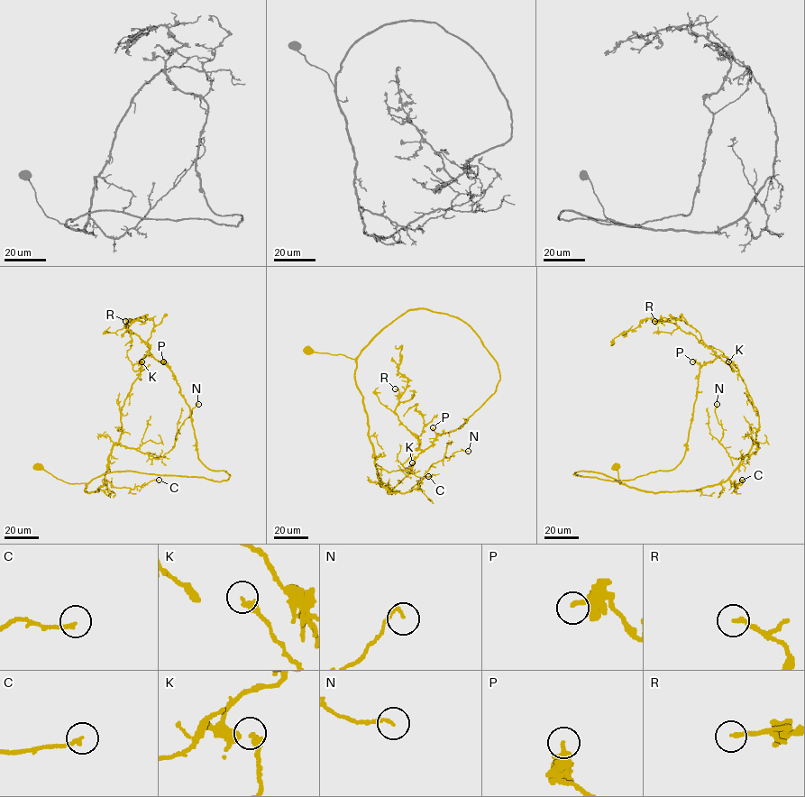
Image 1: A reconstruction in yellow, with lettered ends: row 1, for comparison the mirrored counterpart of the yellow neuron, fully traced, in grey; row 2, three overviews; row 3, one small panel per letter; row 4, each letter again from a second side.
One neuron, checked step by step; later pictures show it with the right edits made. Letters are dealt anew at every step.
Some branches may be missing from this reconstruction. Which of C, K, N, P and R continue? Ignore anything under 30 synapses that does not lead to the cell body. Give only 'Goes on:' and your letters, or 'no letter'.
Goes on: no letter

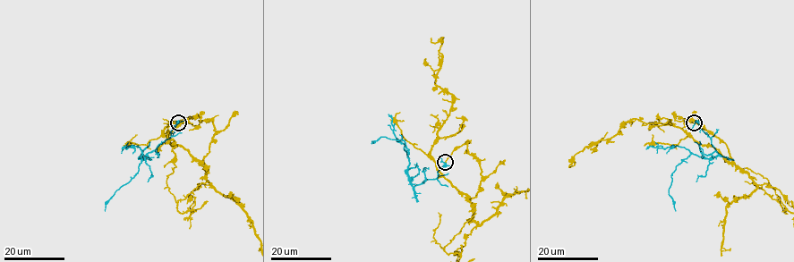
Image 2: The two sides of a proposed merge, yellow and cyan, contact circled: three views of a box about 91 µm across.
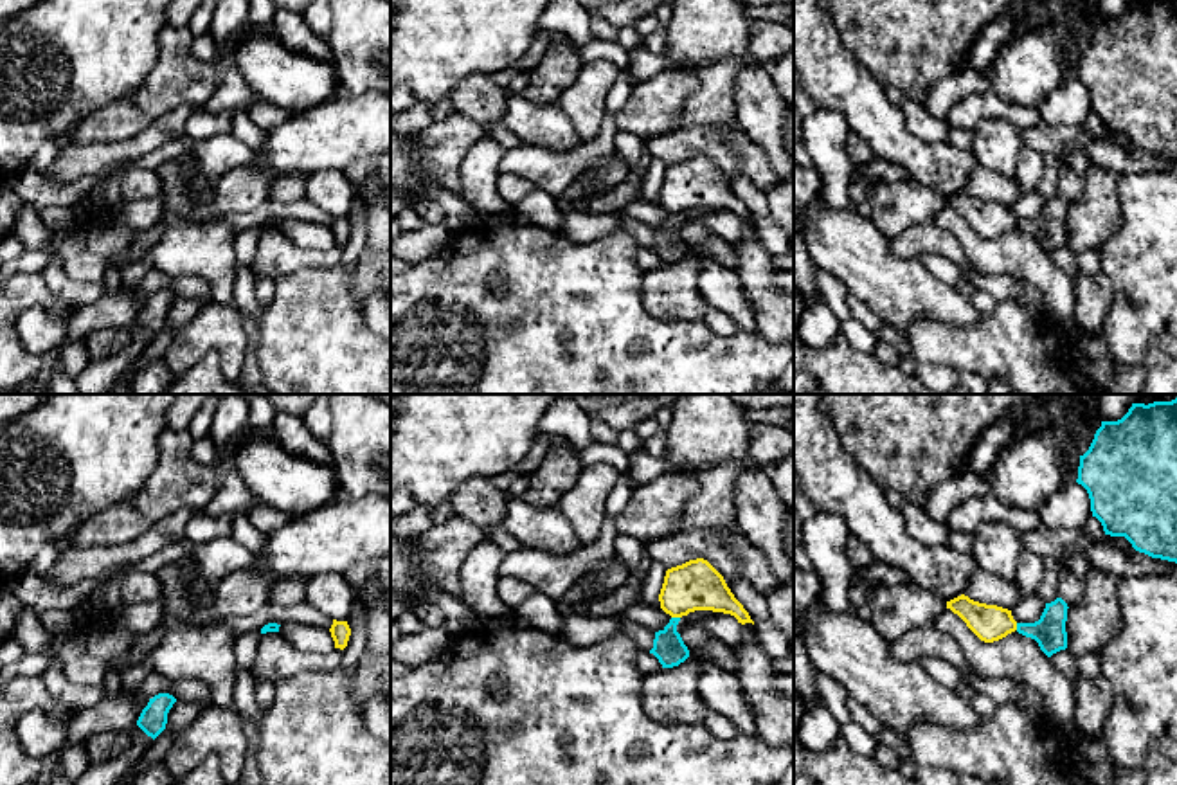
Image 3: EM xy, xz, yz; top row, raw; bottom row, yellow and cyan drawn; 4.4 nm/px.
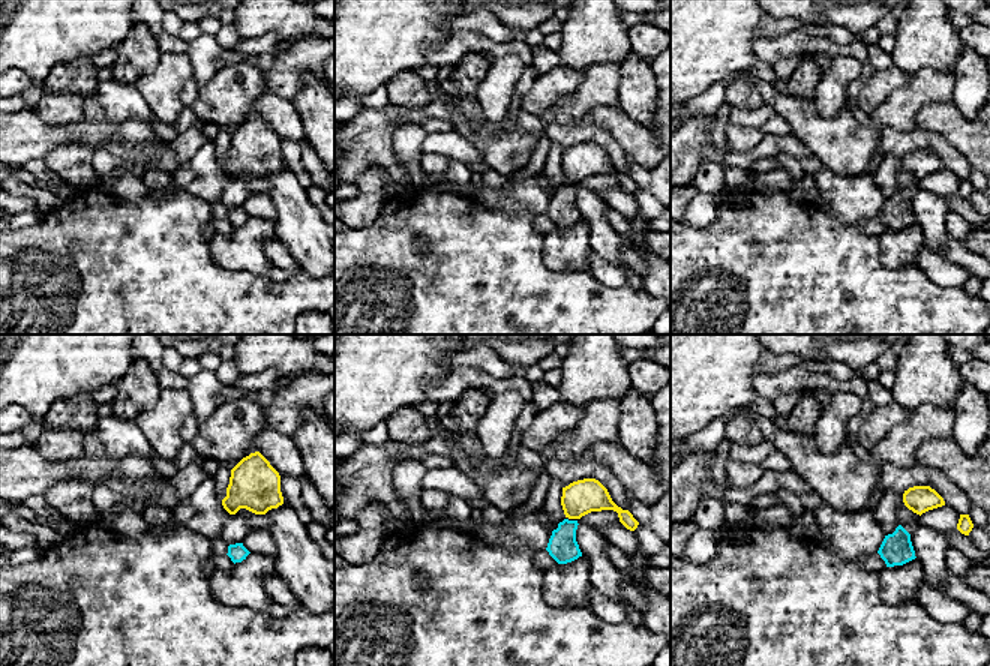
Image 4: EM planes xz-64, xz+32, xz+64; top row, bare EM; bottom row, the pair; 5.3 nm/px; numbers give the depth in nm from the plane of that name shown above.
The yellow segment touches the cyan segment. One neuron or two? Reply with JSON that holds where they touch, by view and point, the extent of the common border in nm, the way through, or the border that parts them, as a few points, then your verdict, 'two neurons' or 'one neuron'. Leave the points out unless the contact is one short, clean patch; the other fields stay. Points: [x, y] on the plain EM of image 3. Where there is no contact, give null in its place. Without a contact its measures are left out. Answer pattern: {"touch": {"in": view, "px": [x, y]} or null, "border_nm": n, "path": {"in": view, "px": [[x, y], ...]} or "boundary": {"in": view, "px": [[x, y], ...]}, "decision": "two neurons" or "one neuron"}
{"touch": {"in": "xz", "px": [675, 213]}, "border_nm": 40, "boundary": {"in": "xz", "px": [[672, 213], [679, 215]]}, "decision": "two neurons"}

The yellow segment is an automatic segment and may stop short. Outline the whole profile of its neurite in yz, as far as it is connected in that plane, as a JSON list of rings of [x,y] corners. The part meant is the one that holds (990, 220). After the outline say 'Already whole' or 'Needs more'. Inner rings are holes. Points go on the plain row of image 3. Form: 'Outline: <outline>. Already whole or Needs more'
Outline: [[[965,191],[947,198],[947,205],[957,211],[984,239],[999,238],[1017,227],[1011,207],[974,198]]]. Already whole

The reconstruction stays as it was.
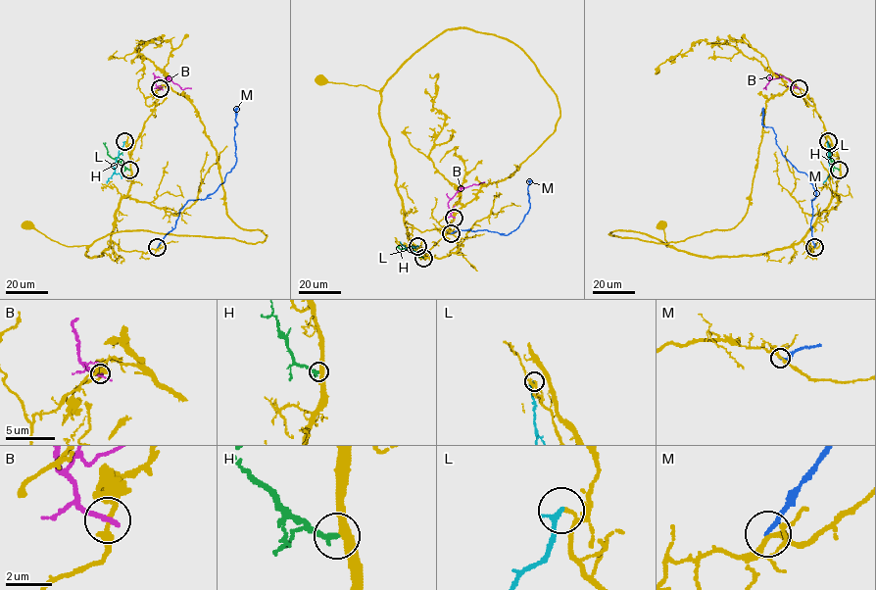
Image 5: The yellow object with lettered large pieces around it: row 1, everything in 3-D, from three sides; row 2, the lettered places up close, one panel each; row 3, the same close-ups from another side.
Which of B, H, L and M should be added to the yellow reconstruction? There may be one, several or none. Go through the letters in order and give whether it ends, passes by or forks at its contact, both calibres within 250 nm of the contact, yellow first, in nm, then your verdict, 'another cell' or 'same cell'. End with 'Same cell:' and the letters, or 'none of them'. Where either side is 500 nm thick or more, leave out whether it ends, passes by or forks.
B: it ends there; 200 nm thick on the yellow side, 220 nm on the other; another cell
H: it ends there; 360 nm thick on the yellow side, 240 nm on the other; same cell
L: it ends there; 110 nm thick on the yellow side, 220 nm on the other; another cell
M: it ends there; 220 nm thick on the yellow side, 170 nm on the other; another cell
Same cell: H

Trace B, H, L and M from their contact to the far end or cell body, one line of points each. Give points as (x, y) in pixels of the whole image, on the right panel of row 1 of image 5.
B: (799, 88), (782, 76), (769, 80), (766, 89), (763, 87)
H: (839, 169), (833, 165), (831, 148), (826, 142)
L: (828, 141), (830, 173), (823, 183)
M: (814, 247), (810, 227), (811, 200), (816, 192), (808, 177), (782, 155), (773, 128), (762, 124), (763, 107)

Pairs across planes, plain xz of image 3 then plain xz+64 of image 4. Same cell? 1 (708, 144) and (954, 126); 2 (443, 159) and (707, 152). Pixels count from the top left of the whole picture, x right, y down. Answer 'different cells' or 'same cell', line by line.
1: different cells
2: different cells

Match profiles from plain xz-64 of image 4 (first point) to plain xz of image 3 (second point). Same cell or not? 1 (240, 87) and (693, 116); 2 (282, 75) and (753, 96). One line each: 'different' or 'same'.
1: different
2: different

